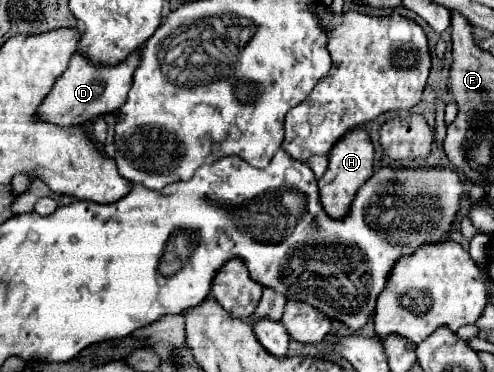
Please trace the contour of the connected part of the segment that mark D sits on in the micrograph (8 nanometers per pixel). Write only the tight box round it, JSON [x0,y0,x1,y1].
[38,50,140,126]

